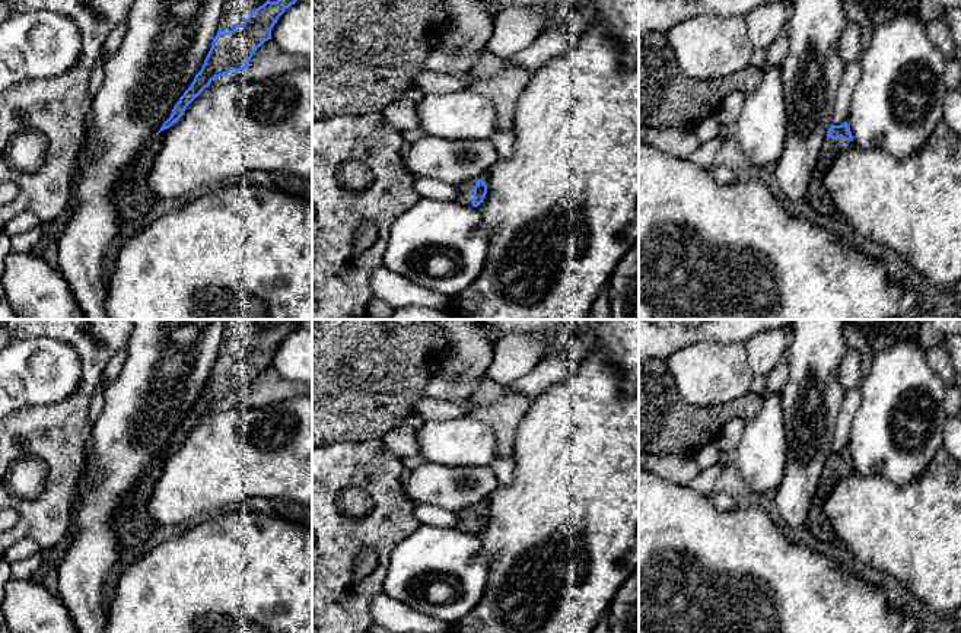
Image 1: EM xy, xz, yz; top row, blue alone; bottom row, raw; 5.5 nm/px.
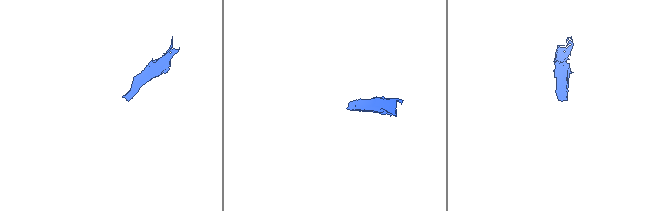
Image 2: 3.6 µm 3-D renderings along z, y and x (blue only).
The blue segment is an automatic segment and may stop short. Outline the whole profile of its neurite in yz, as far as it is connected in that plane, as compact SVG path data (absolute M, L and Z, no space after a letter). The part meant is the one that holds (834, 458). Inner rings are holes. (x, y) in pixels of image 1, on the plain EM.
M847 448L841 452L831 451L818 484L817 497L824 500L831 492L833 486L852 471L853 462Z

